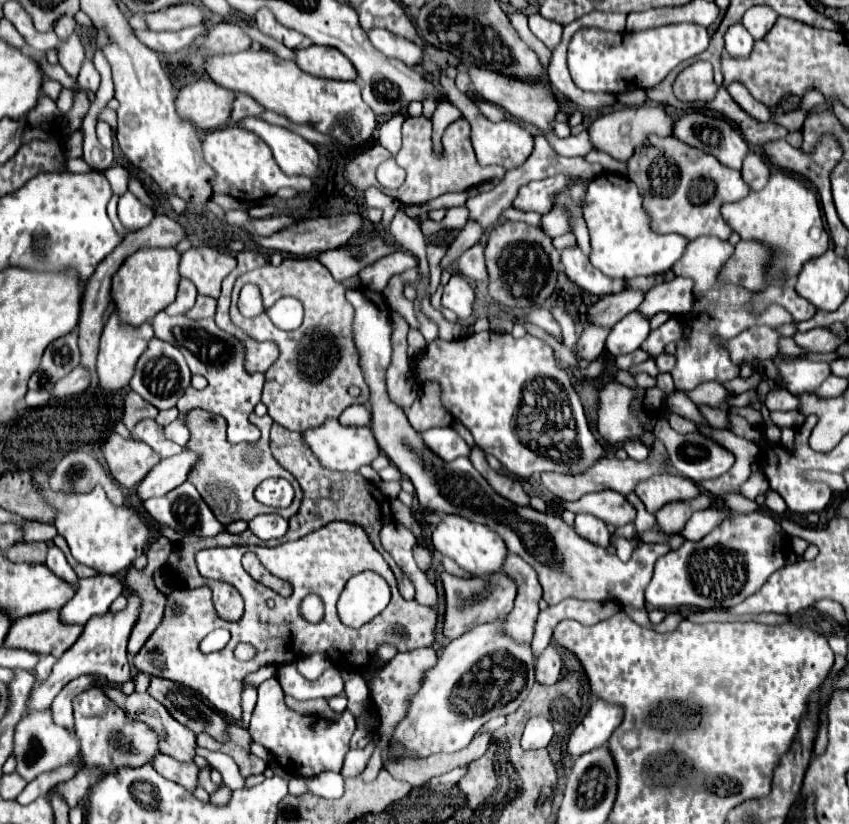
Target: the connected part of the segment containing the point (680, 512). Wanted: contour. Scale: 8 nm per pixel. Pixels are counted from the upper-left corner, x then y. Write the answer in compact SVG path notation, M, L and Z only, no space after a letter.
M699 494L697 498L685 502L671 502L655 514L657 526L665 534L679 534L683 530L683 524L691 518L691 512L697 512L699 508L707 508L711 502L713 498L709 494Z

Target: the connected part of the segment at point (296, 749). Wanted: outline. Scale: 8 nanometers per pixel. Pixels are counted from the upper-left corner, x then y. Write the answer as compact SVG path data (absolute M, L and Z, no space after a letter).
M270 678L257 688L257 706L251 718L251 738L253 742L265 746L277 762L293 776L317 776L325 770L339 772L343 766L343 758L349 752L349 740L355 732L355 718L345 709L337 722L323 720L319 716L303 716L287 708L284 693L276 678Z

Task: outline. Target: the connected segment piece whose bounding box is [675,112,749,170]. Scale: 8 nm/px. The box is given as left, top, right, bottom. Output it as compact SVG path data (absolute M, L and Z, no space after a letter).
M699 112L681 116L675 122L675 136L693 148L713 154L721 164L735 170L741 170L749 152L747 142L731 122Z

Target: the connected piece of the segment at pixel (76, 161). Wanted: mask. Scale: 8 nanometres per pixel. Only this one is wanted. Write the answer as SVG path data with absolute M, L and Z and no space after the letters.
M69 158L69 160L65 162L65 168L67 168L69 172L91 172L91 170L93 170L83 158Z

